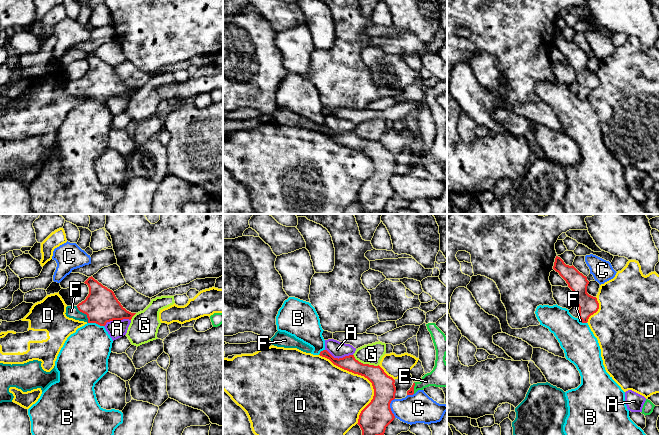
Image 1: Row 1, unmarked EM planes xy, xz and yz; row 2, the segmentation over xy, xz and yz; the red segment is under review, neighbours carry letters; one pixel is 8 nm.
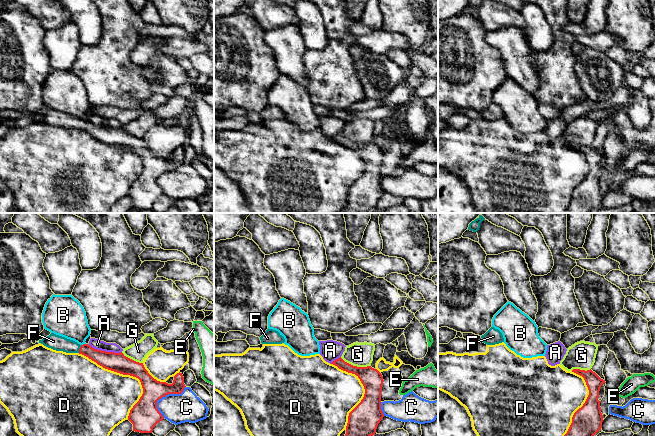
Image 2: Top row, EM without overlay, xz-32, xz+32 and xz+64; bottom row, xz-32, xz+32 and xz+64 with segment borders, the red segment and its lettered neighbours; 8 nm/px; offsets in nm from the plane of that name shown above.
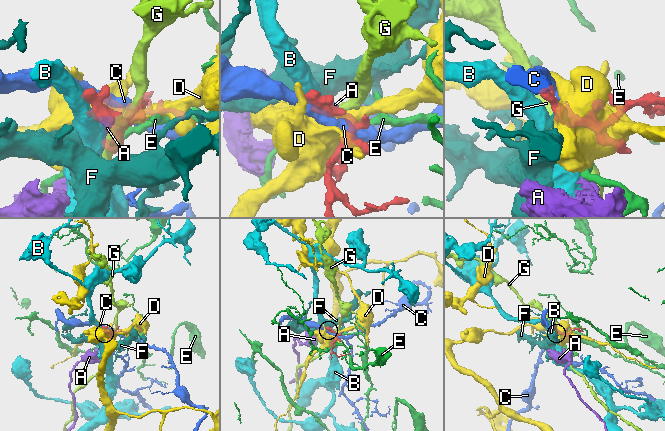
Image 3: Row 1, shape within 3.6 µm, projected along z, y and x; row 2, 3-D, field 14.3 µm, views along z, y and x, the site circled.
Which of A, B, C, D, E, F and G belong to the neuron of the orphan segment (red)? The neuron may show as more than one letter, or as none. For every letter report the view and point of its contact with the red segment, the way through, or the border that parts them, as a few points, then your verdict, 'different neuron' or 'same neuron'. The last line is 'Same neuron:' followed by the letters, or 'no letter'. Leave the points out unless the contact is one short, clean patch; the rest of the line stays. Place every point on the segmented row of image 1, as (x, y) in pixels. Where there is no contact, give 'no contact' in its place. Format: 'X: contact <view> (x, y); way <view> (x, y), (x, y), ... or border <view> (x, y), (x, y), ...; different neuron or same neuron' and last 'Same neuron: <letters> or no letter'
A: contact xy (116, 319); border xy (130, 319), (113, 319), (104, 326); different neuron
B: contact xy (96, 323); border xy (88, 322), (94, 322), (103, 326); different neuron
C: contact xz (390, 408); border xz (394, 398), (390, 403), (390, 410), (395, 417); different neuron
D: contact xz (365, 377); different neuron
E: contact xz (413, 388); different neuron
F: contact xy (84, 313); way xy (101, 306), (84, 313), (71, 311); same neuron
G: contact xz (365, 364); border xz (353, 354), (356, 359), (363, 363), (378, 365); different neuron
Same neuron: F

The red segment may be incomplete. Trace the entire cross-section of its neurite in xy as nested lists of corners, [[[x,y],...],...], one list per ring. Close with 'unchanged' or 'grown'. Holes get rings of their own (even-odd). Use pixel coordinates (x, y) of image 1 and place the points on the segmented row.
[[[92,276],[85,282],[89,287],[89,294],[77,306],[67,306],[66,316],[87,323],[105,326],[113,320],[129,319],[136,313],[127,311],[116,298],[114,292],[103,286]]] | grown

